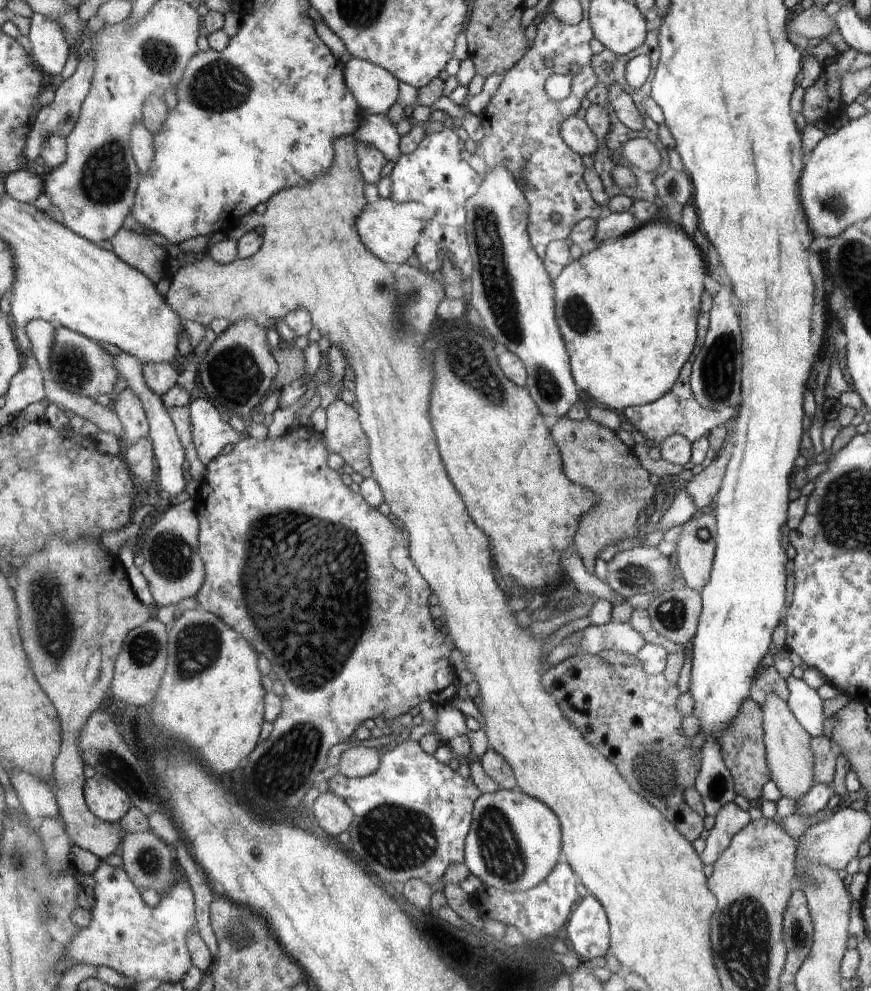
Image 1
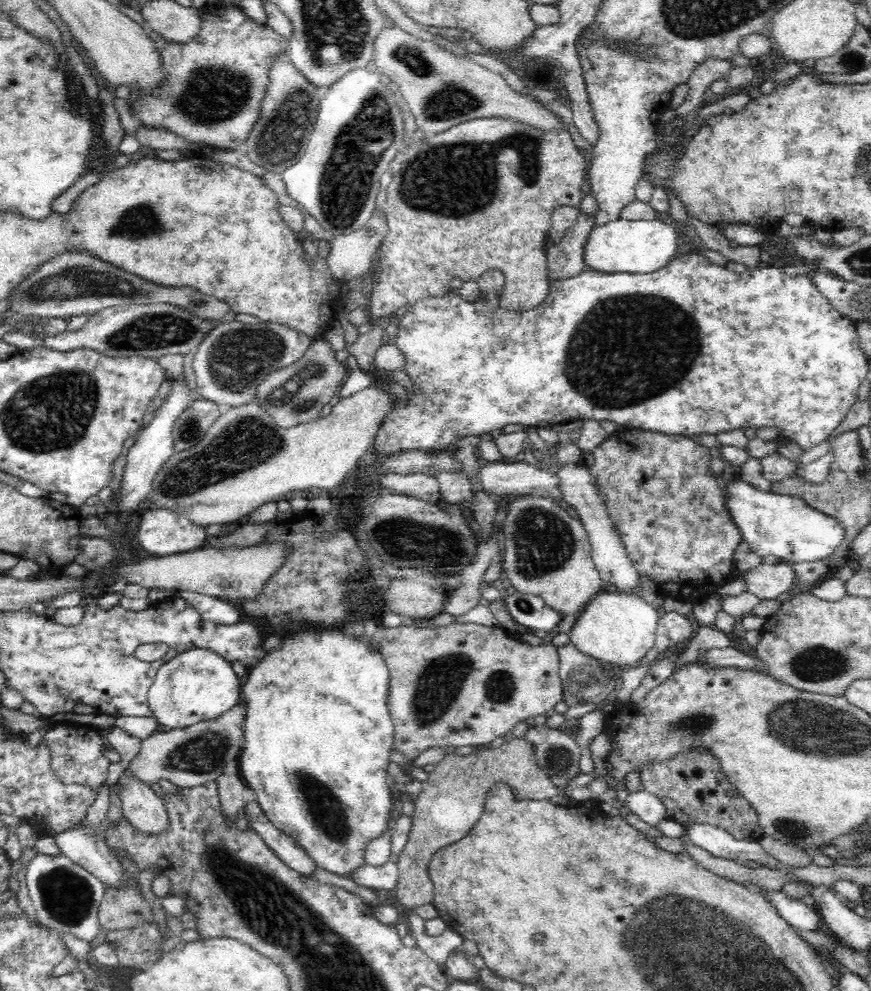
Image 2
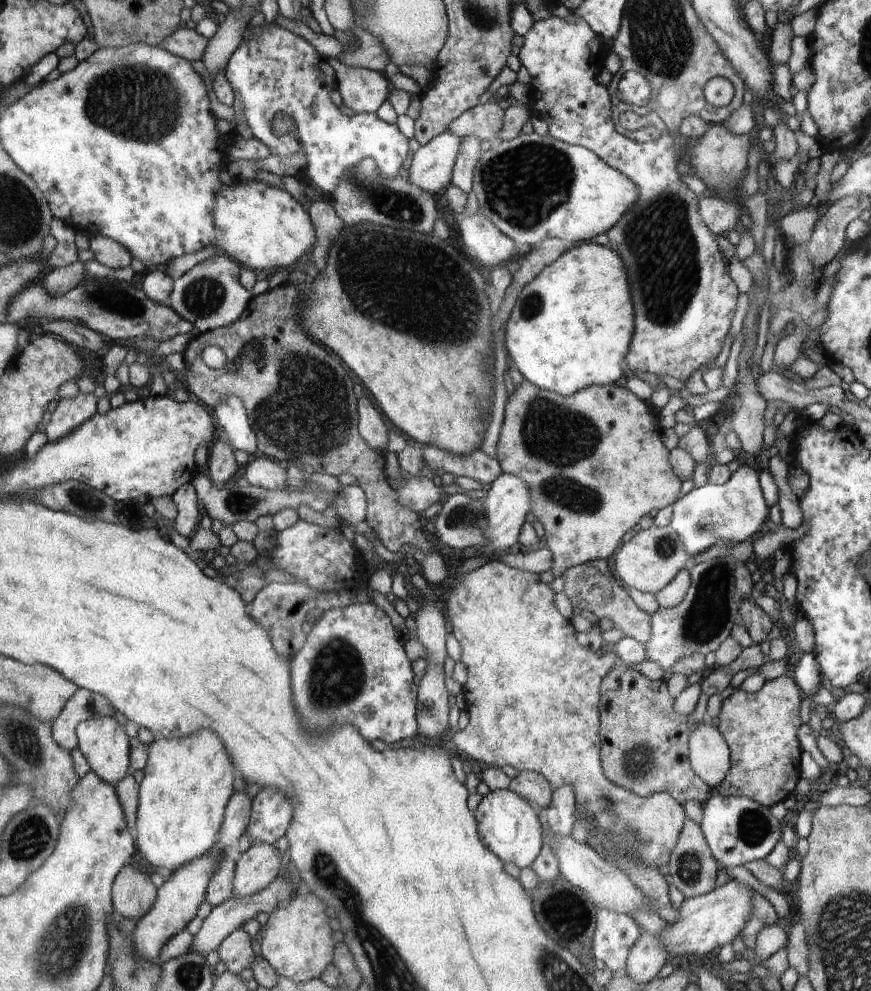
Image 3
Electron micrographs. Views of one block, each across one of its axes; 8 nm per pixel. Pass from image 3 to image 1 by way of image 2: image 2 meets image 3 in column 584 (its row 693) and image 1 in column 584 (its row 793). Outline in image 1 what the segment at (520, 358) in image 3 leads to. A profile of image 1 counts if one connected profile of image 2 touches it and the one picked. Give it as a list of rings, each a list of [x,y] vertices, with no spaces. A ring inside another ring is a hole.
[[[654,220],[644,225],[640,224],[640,226],[633,232],[630,232],[629,234],[626,234],[621,238],[603,241],[599,244],[598,248],[592,250],[592,252],[588,252],[588,254],[584,254],[584,256],[578,258],[578,260],[571,260],[570,264],[564,267],[564,270],[562,270],[560,276],[558,276],[558,278],[556,278],[554,281],[552,281],[552,285],[555,291],[554,313],[556,316],[556,325],[558,326],[560,335],[562,336],[562,341],[564,342],[566,353],[568,354],[570,360],[572,377],[574,378],[576,385],[581,390],[582,394],[588,400],[588,402],[600,404],[602,406],[607,407],[608,409],[620,413],[624,408],[627,407],[636,407],[658,401],[659,399],[661,399],[662,396],[665,396],[666,394],[668,394],[668,392],[671,392],[674,389],[674,386],[678,381],[680,372],[682,371],[684,364],[686,364],[686,362],[690,359],[692,350],[694,349],[694,346],[697,342],[697,319],[699,318],[699,314],[701,312],[702,293],[705,291],[704,278],[706,271],[708,271],[707,265],[708,263],[706,261],[705,251],[700,250],[697,244],[694,242],[694,239],[691,236],[688,236],[682,230],[682,228],[679,230],[674,230],[674,228],[670,228],[670,226],[668,226],[668,223],[665,224],[664,222],[657,222],[656,220]]]

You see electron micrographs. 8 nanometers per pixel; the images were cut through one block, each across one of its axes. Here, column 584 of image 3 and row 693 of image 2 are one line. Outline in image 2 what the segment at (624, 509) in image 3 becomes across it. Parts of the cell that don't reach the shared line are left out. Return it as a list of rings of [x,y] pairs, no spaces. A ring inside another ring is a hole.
[[[453,621],[448,626],[438,626],[438,628],[418,628],[414,625],[398,627],[384,627],[384,635],[382,636],[379,644],[381,646],[380,653],[389,668],[390,682],[388,693],[389,713],[391,714],[394,723],[394,743],[393,749],[401,752],[406,759],[414,760],[422,752],[429,748],[439,747],[441,749],[451,750],[469,745],[486,745],[492,742],[498,736],[511,736],[512,728],[518,722],[531,721],[540,714],[546,714],[548,710],[554,709],[558,702],[563,700],[563,682],[559,675],[559,654],[557,647],[549,644],[540,644],[532,646],[524,640],[519,641],[512,634],[506,636],[506,631],[502,626],[490,628],[483,624],[476,624],[474,622],[459,622]]]

